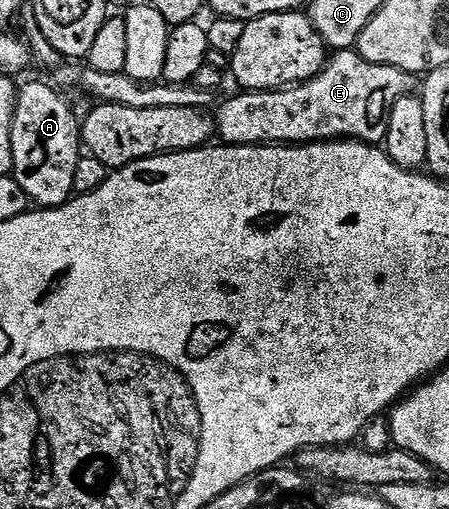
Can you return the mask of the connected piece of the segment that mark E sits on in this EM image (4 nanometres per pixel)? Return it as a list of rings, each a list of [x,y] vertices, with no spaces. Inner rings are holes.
[[[339,49],[327,60],[322,72],[311,81],[291,85],[284,89],[260,89],[238,91],[222,106],[217,106],[216,137],[224,145],[308,145],[316,141],[349,139],[362,141],[365,145],[381,146],[386,140],[388,115],[396,99],[411,92],[416,77],[396,67],[373,65],[362,58],[354,49]]]

